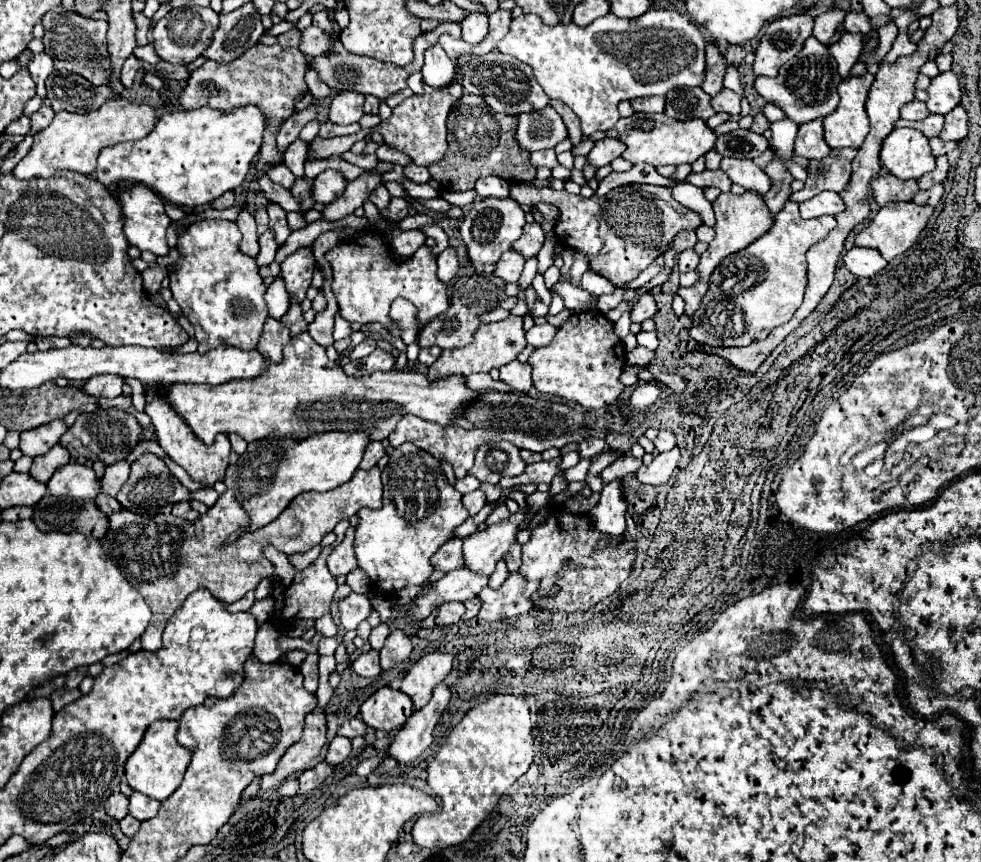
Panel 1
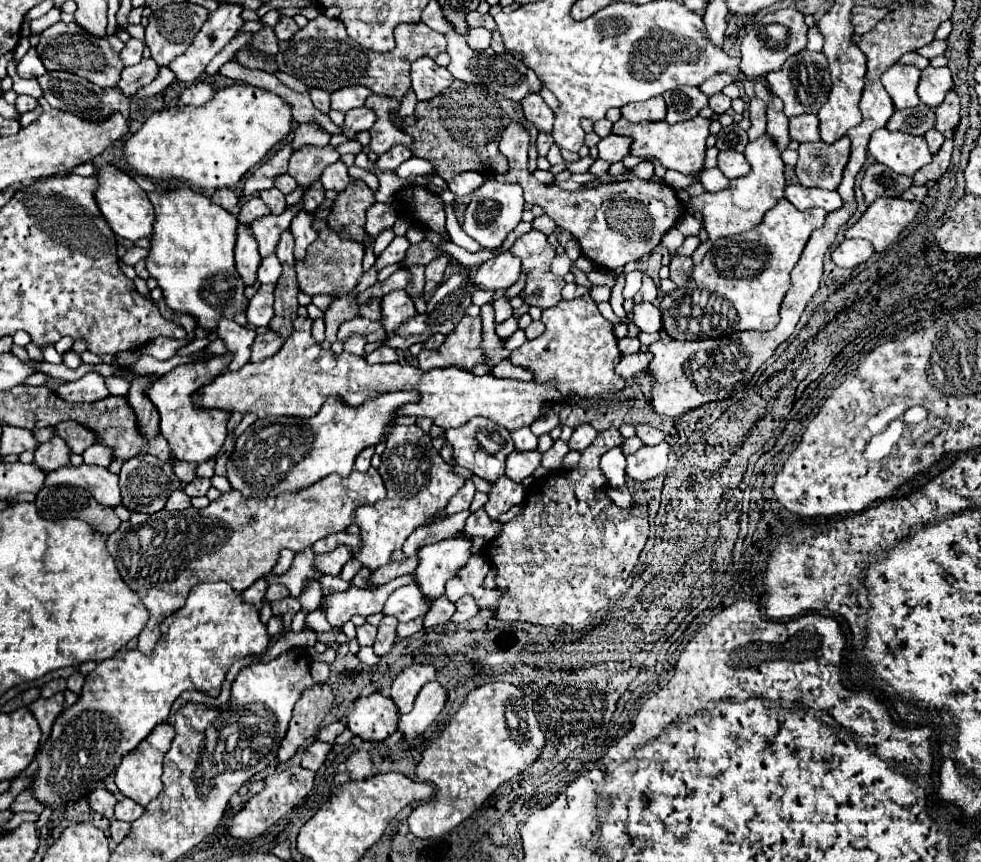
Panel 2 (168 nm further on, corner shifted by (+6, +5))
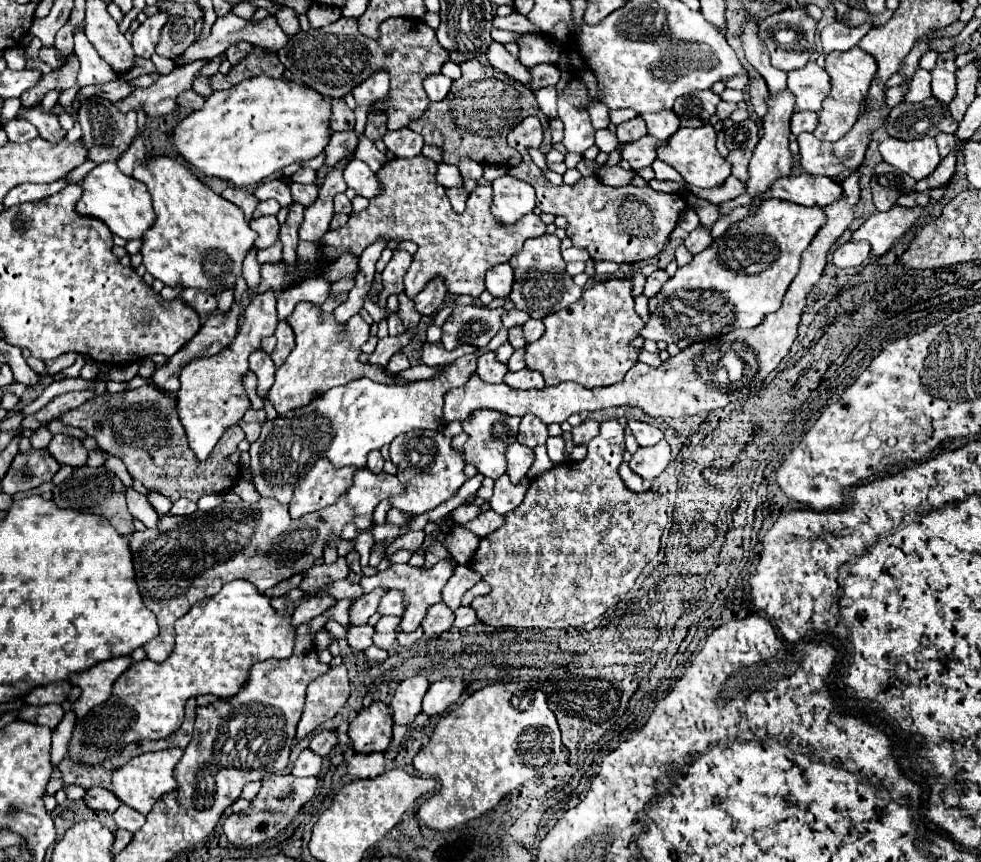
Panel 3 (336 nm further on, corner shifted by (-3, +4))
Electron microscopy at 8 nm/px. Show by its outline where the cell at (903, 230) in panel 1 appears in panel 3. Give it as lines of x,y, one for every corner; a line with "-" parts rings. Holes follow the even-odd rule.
895,204
891,210
887,212
877,212
871,218
867,218
859,230
853,232
855,242
859,240
867,240
871,244
871,252
875,256
883,256
891,244
901,238
921,216
923,208
915,206
915,208
903,208
899,204

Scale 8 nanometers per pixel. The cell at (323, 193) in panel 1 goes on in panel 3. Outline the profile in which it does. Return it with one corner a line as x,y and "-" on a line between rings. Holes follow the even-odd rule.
353,158
345,170
343,170
343,178
347,182
349,188
353,188
359,196
365,196
365,198
373,198
381,192
381,186
375,178
375,174
369,170
369,166
357,158

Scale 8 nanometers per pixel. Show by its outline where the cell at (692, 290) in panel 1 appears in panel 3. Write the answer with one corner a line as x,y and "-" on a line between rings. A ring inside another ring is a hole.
697,226
697,228
687,236
687,240
685,240
683,244
685,244
685,248
695,256
695,254
703,252
705,248
709,248
709,246
711,246
711,242
713,242
713,238
711,238
709,230
705,230
705,228

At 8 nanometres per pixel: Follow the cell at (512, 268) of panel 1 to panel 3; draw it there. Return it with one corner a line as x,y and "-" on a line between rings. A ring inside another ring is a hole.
505,262
505,264
497,264
495,268
491,268
485,276
485,288
495,296
507,296
511,292
513,286
513,276
515,270

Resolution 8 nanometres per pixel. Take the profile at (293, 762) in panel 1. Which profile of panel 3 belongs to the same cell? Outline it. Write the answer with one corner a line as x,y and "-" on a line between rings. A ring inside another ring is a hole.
333,666
307,688
307,702
297,726
297,740
313,734
325,720
333,718
349,698
347,668

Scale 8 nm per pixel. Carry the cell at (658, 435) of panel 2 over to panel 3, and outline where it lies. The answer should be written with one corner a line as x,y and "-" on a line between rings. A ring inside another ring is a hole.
629,420
629,428
631,428
635,440
639,442
639,446
653,446
655,442
663,440
663,432
659,428
655,428
655,426
645,424
645,422

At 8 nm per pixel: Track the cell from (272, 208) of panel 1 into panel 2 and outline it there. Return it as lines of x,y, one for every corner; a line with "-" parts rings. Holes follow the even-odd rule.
268,189
268,191
260,191
260,197
264,199
264,203
272,209
274,215
280,215
286,209
286,201
284,195
278,189

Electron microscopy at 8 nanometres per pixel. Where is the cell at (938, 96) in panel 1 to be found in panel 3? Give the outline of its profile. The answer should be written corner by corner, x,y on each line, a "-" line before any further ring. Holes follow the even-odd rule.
945,52
939,54
935,68
931,70
933,76
933,96
943,102
949,104
955,98
955,54
953,52

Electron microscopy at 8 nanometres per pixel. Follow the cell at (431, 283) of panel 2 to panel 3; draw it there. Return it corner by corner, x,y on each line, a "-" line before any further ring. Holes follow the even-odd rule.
435,278
431,282
427,282
427,286
415,296
415,308
419,314
425,314
425,316
431,316
437,312
437,308
441,306
443,302
443,296
447,292
447,286
445,286
445,280
443,278

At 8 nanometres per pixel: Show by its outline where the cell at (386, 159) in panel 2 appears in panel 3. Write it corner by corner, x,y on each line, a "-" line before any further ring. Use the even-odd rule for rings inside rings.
409,128
391,130
383,136
383,142
389,144
389,150
399,158
413,158
419,156
423,150
423,138

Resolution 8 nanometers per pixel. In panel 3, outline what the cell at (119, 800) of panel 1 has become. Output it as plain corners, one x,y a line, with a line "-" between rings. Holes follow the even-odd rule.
89,788
85,794
85,804
93,810
105,810
105,812
115,812
121,806
121,800
117,796
113,796
111,790
103,790
103,788

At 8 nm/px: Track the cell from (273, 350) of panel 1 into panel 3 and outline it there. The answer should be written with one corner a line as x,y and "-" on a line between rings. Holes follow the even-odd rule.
259,348
259,350
255,350
251,356
249,356
249,368
257,374
257,378
259,378
259,386
257,386
257,394
261,396
261,398
265,398
263,394
271,388
271,384
273,384
273,374
275,374
275,362
271,360
271,356
263,350
263,348

